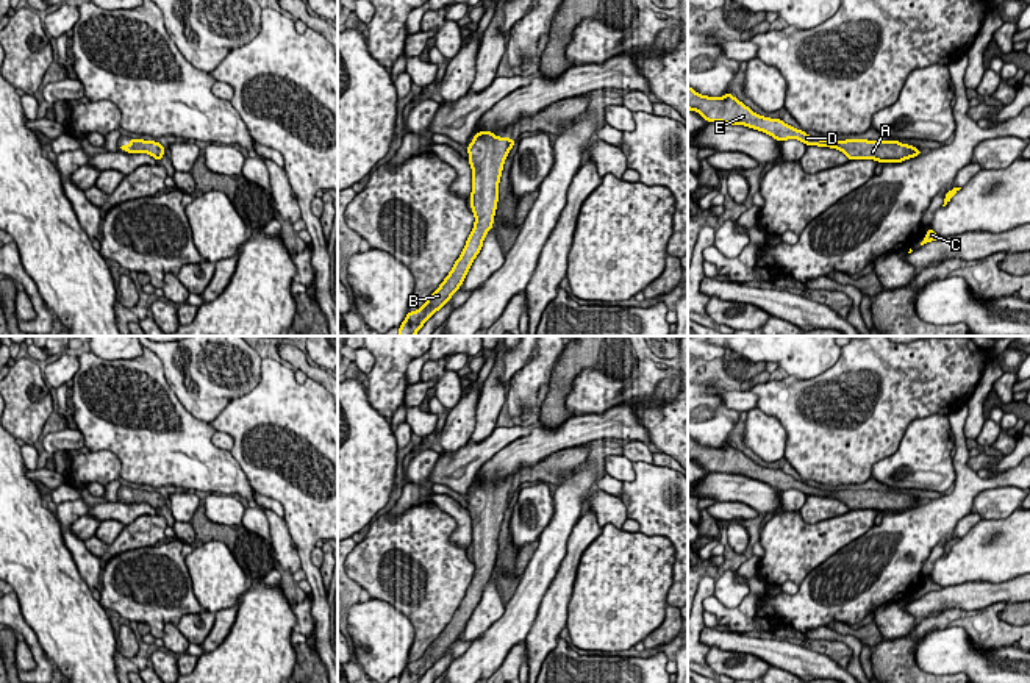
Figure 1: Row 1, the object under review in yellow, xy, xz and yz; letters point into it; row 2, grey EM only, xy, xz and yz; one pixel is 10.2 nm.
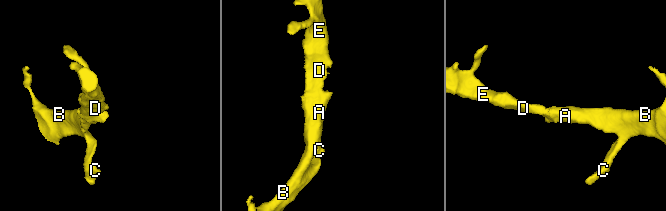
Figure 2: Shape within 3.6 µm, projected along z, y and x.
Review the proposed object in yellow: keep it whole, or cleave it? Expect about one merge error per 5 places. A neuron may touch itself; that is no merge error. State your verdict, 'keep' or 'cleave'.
keep

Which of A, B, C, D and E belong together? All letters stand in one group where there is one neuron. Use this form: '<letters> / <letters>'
A B C D E

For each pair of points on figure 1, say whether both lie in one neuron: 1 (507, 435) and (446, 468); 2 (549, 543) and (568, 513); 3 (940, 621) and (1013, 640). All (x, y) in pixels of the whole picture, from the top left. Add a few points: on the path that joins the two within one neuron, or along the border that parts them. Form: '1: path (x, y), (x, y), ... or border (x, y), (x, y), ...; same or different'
1: path (491, 446), (461, 466); same
2: path (555, 535), (563, 521); same
3: path (958, 621), (972, 621), (994, 633); same

